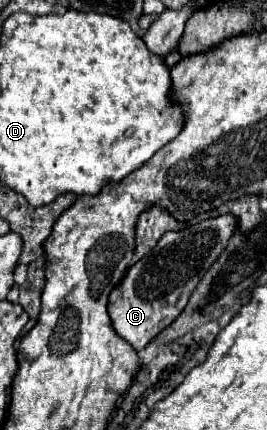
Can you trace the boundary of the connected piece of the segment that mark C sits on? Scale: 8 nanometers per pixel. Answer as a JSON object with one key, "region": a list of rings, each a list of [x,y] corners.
{"region":[[[224,214],[208,218],[196,228],[184,228],[178,232],[166,232],[148,256],[138,260],[122,278],[122,282],[110,292],[108,316],[114,332],[124,338],[134,350],[142,350],[152,338],[168,328],[188,304],[200,278],[218,260],[220,252],[228,246],[230,236],[236,230],[236,216]]]}

